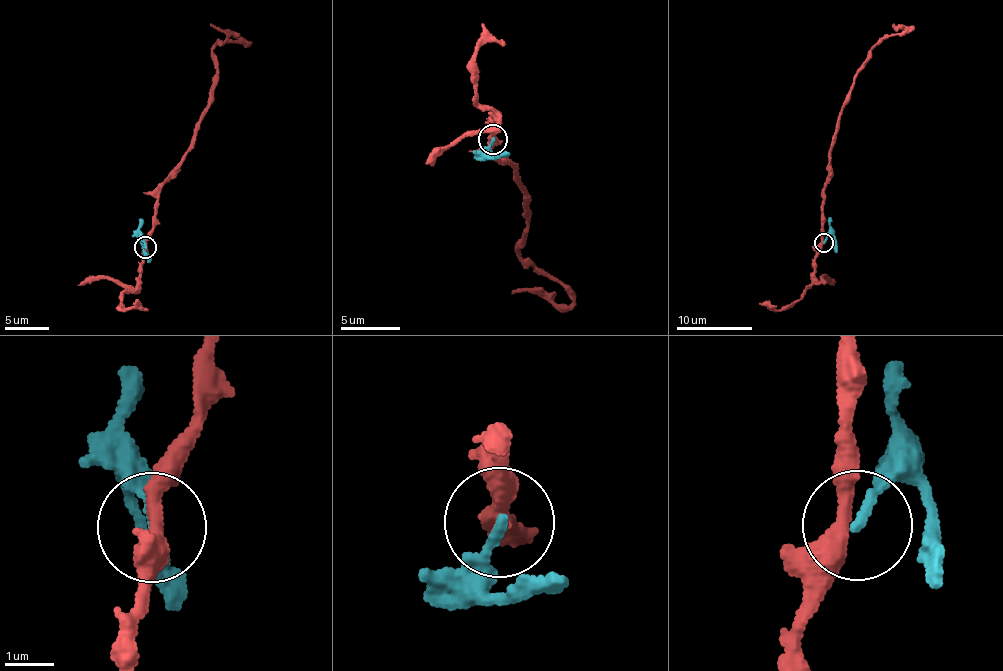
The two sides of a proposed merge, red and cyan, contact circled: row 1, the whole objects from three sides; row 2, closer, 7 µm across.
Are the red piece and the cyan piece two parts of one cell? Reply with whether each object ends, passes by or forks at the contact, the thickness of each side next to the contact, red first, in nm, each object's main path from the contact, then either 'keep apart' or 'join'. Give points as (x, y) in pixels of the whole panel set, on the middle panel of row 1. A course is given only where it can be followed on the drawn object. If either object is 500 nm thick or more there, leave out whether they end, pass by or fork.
red passes by | cyan ends | 340/220 nm | red via (492, 137), (484, 151), (511, 165), (525, 200), (523, 260), (565, 287), (572, 303), (511, 290) | cyan via (492, 140), (489, 156), (508, 151) | keep apart

